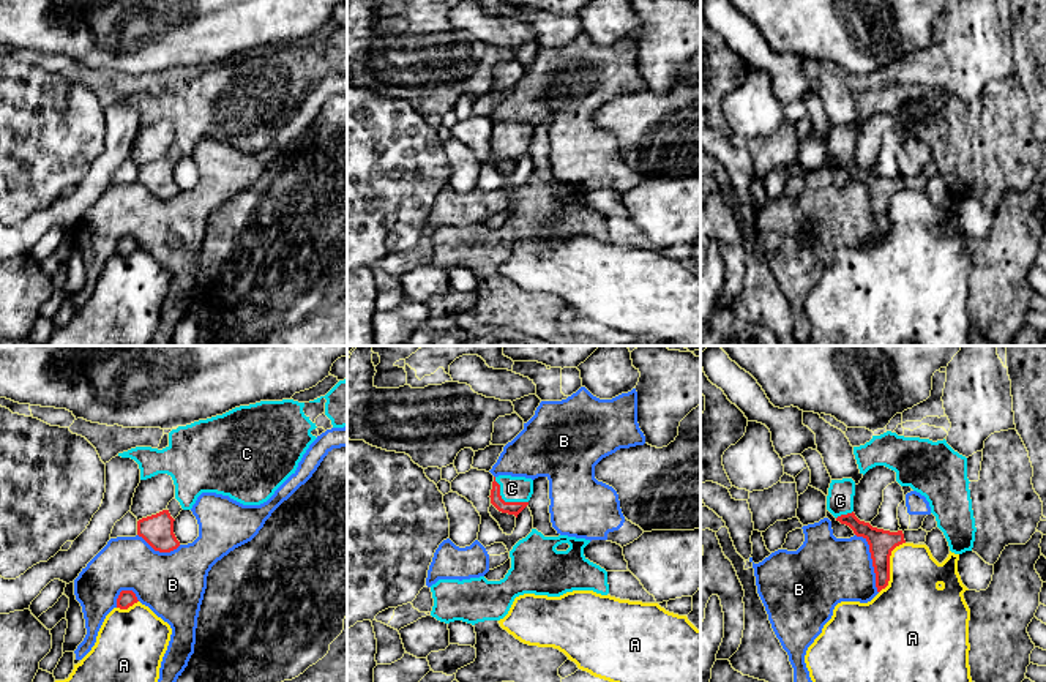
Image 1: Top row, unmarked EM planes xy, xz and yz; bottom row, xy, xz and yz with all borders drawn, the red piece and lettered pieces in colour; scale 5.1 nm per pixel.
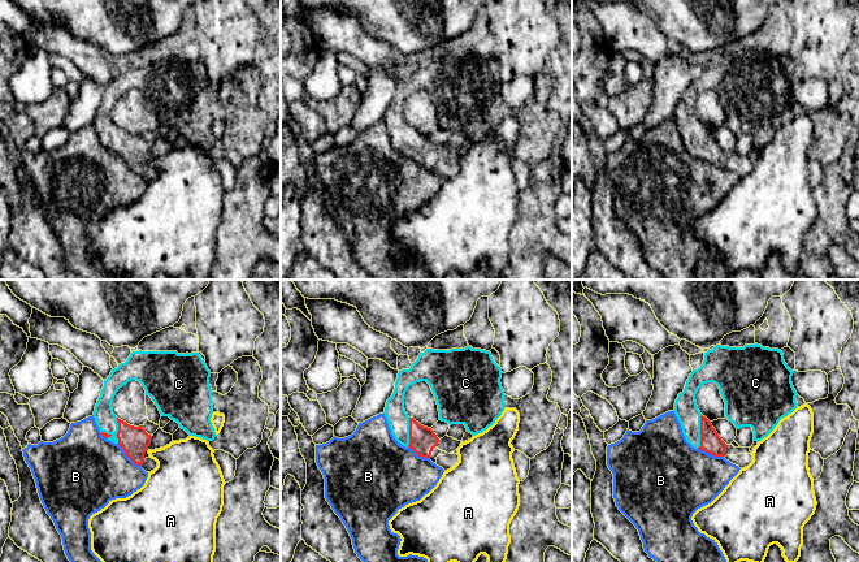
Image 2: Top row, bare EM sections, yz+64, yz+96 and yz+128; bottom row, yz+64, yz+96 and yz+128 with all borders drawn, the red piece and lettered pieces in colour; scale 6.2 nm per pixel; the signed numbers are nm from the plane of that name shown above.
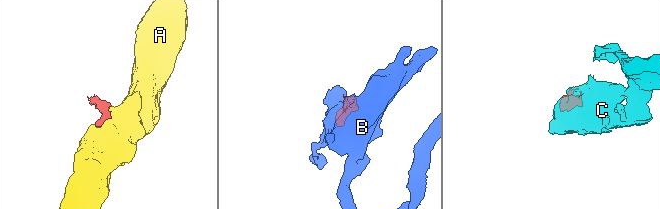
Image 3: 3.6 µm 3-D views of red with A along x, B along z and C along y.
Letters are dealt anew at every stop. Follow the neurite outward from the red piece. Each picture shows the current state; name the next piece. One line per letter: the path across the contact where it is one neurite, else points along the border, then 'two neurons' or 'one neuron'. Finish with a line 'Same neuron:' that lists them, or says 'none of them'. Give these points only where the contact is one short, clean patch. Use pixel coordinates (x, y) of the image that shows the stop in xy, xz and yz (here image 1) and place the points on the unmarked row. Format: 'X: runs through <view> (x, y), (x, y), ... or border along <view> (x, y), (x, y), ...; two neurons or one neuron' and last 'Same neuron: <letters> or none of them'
A: border along yz (904, 188), (892, 198), (890, 226), (879, 239); two neurons
B: two neurons
C: runs through xz (515, 155), (504, 147), (511, 139), (511, 134); one neuron
Same neuron: C

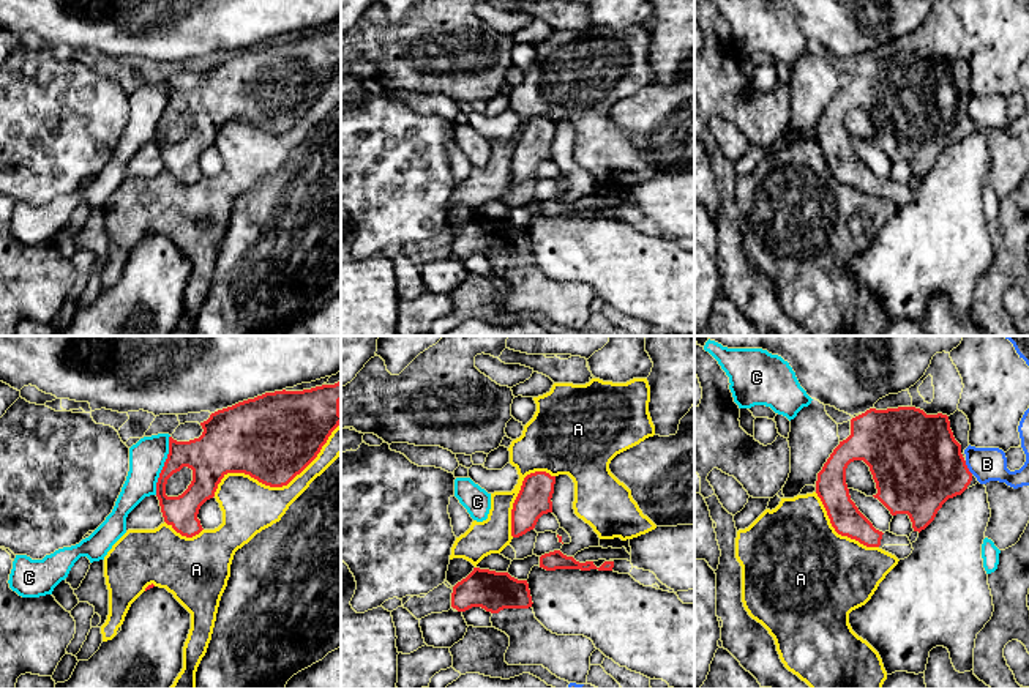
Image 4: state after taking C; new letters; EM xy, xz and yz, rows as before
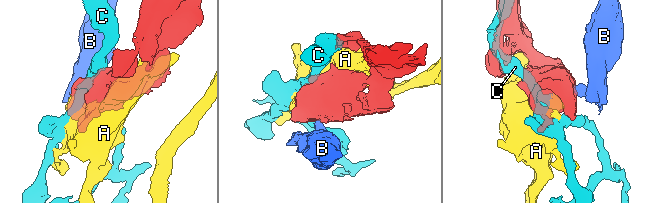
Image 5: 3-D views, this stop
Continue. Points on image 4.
A: two neurons
B: border along yz (965, 108), (972, 120); two neurons
C: two neurons
Same neuron: none of them

